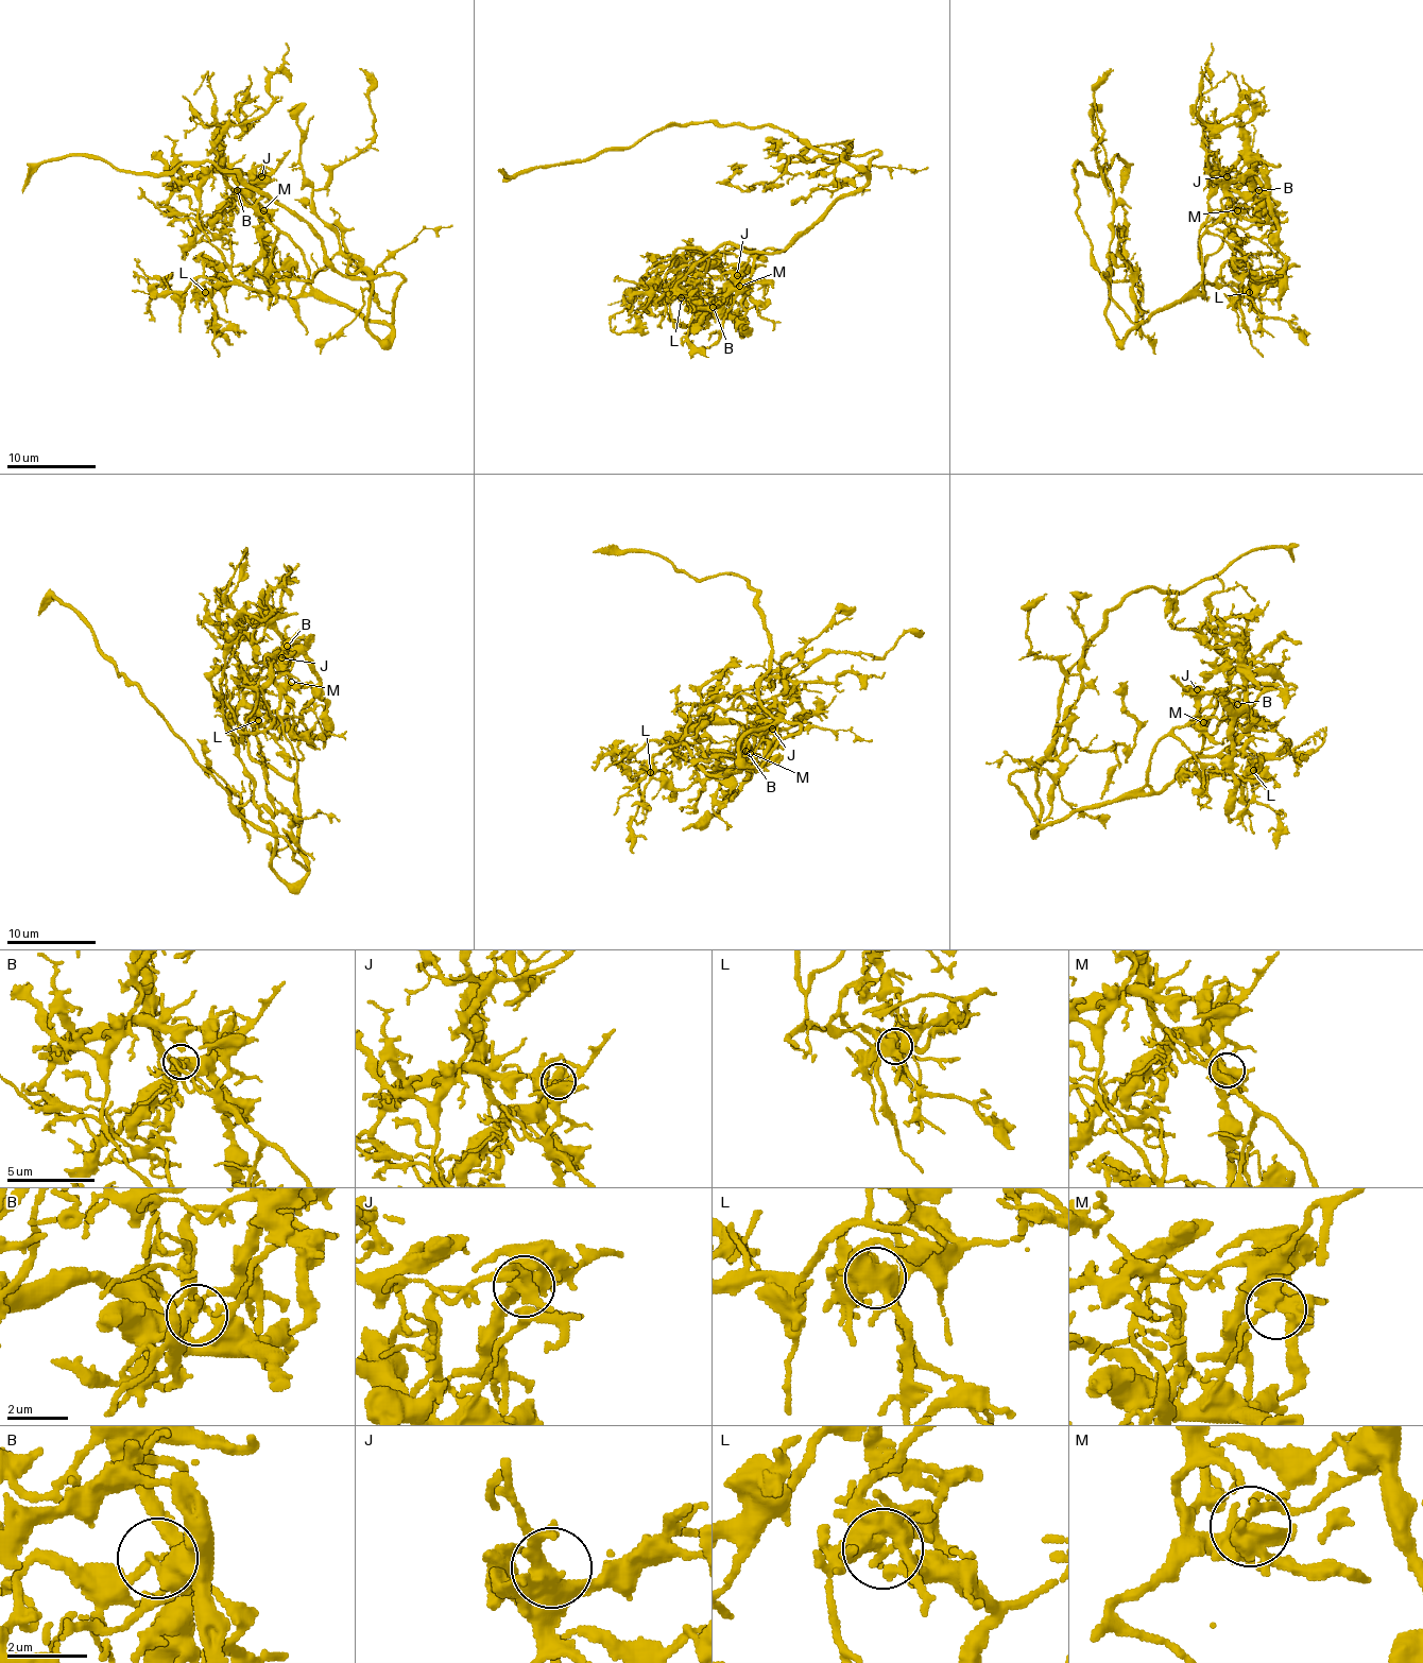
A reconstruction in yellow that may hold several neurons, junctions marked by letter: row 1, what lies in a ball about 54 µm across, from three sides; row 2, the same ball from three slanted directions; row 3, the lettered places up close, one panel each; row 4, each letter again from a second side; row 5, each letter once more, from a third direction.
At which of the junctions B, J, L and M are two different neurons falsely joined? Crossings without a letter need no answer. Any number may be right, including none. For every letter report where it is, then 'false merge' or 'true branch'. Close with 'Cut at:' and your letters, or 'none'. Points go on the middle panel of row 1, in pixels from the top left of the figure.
B: (713, 307) | false merge
J: (737, 275) | true branch
L: (681, 297) | true branch
M: (739, 286) | true branch
Cut at: B

